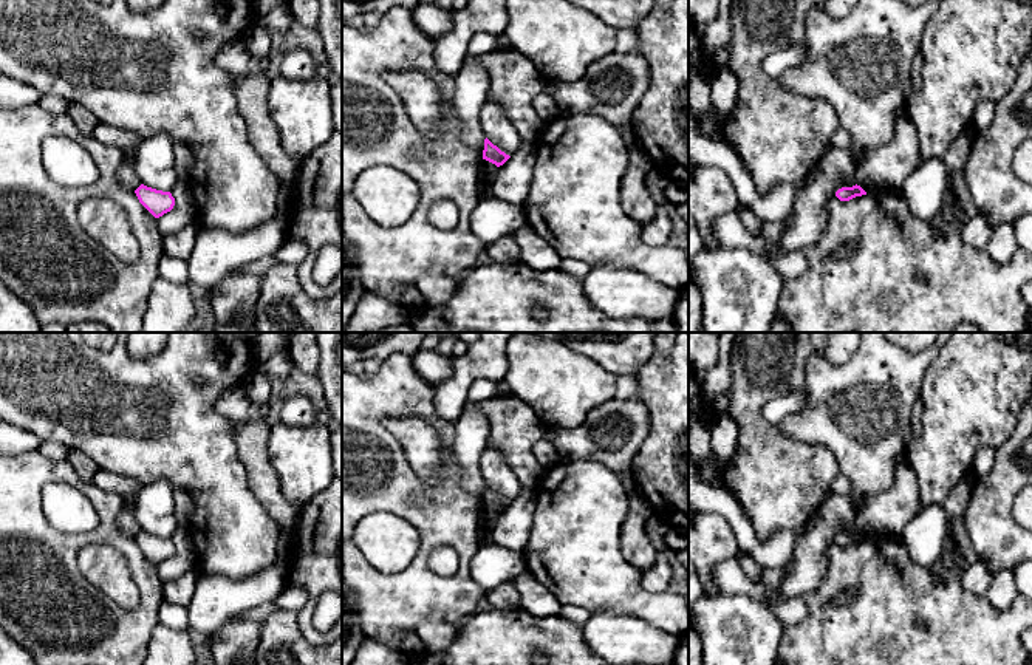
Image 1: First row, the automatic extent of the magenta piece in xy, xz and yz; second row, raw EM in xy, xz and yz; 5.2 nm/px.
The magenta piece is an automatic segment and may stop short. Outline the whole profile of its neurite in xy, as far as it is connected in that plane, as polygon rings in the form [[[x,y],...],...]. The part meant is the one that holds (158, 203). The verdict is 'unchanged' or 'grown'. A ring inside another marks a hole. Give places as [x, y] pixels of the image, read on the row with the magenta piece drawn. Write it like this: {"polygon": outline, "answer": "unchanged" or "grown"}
{"polygon": [[[141,184],[135,190],[139,203],[155,217],[159,218],[170,212],[175,206],[175,198],[170,192],[156,190]]], "answer": "unchanged"}

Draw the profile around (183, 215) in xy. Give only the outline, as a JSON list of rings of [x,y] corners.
[[[176,179],[170,190],[175,206],[170,212],[156,218],[158,230],[162,237],[190,229],[196,224],[196,212],[189,181]]]

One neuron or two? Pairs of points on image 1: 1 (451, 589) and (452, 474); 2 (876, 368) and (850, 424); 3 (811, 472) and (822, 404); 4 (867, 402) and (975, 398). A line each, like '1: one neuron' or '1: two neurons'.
1: one neuron
2: one neuron
3: two neurons
4: two neurons

